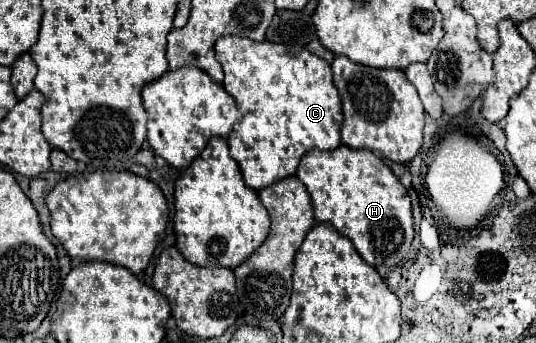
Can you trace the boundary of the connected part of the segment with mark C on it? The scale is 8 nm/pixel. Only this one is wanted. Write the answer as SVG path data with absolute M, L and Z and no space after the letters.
M221 37L215 43L217 61L223 67L225 91L235 99L243 119L231 131L227 143L231 157L239 163L247 187L259 191L285 177L295 175L299 159L309 151L331 151L341 145L343 109L337 87L331 81L331 67L321 57L315 57L297 45L279 45L269 41L251 41L245 37Z

